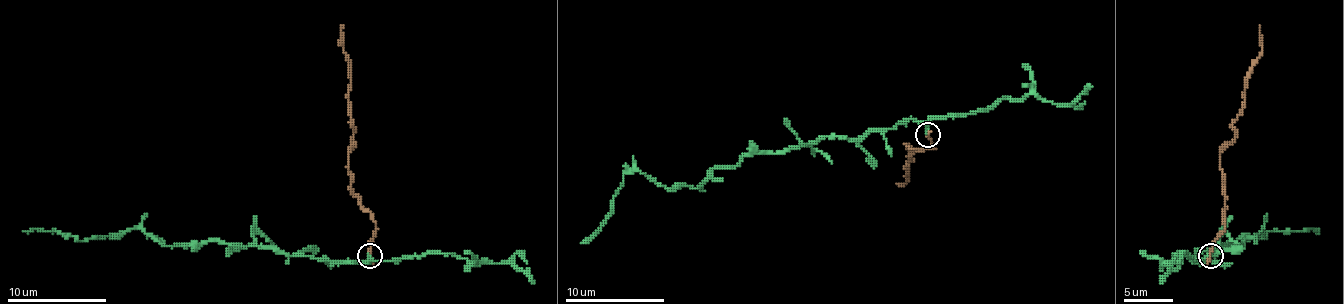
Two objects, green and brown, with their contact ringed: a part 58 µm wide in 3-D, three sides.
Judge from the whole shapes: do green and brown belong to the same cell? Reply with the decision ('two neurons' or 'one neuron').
two neurons

